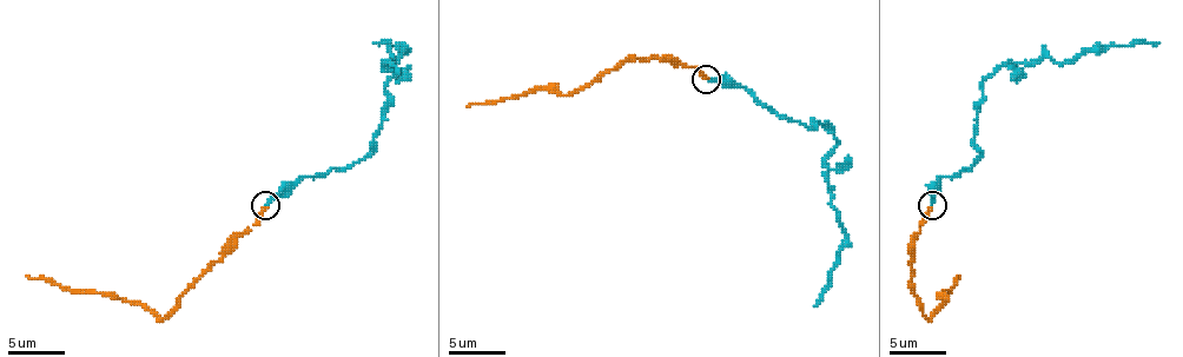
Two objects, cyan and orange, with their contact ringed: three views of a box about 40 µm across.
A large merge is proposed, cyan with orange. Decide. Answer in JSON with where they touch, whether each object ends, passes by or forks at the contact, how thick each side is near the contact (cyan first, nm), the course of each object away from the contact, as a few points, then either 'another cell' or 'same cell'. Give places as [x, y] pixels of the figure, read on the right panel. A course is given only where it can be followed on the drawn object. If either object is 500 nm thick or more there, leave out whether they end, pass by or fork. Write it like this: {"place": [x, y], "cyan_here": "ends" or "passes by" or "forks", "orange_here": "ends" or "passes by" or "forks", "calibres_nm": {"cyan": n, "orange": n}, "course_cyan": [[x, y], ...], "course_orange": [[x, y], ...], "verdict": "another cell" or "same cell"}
{"place": [932, 205], "cyan_here": "ends", "orange_here": "ends", "calibres_nm": {"cyan": 170, "orange": 180}, "course_cyan": [[931, 205], [937, 182], [979, 157], [977, 103], [993, 71], [1158, 43]], "course_orange": [[931, 207], [920, 225], [911, 262], [911, 292], [929, 318], [949, 298], [943, 292], [959, 276]], "verdict": "same cell"}

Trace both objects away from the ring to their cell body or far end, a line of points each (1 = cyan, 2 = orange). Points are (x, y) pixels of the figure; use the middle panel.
1: (706, 78), (740, 84), (808, 126), (827, 124), (837, 140), (825, 166), (845, 246), (813, 305)
2: (706, 78), (694, 67), (658, 58), (626, 58), (566, 96), (529, 90), (467, 106)

